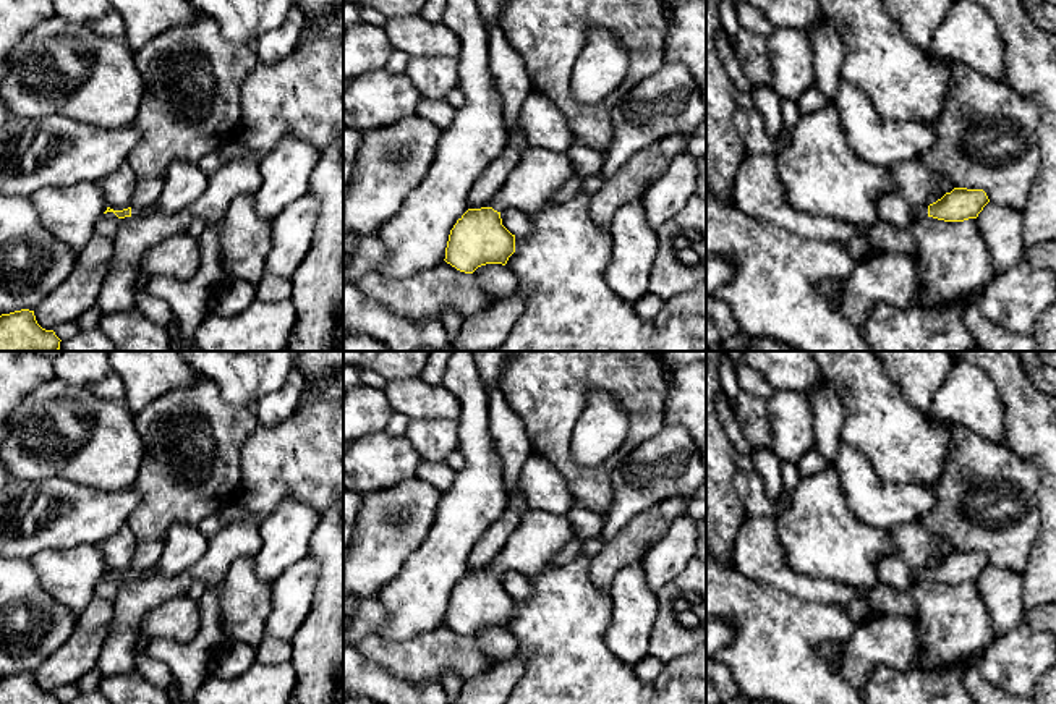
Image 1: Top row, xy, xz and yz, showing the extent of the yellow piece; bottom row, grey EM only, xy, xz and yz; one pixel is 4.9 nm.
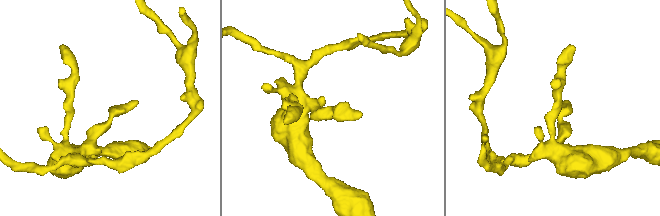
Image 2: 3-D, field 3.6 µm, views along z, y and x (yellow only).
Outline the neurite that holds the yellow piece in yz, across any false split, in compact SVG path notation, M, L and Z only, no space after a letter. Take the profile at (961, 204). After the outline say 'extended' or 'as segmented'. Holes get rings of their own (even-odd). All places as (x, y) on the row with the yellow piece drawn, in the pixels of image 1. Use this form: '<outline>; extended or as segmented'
M954 188L928 207L913 207L917 218L933 217L944 222L977 218L990 202L983 189Z; extended

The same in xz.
M528 147L489 206L468 209L457 220L444 261L465 274L486 264L505 265L515 252L515 235L502 225L500 214L505 209L534 214L552 206L554 194L573 176L567 152Z; extended

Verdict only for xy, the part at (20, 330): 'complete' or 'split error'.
complete

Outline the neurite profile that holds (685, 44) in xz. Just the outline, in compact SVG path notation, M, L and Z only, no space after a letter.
M706 0L666 6L664 61L683 65L693 76L706 107Z

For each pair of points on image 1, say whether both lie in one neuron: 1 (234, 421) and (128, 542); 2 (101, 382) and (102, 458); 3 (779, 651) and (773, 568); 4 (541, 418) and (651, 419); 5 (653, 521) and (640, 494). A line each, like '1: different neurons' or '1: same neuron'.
1: different neurons
2: different neurons
3: different neurons
4: same neuron
5: different neurons

